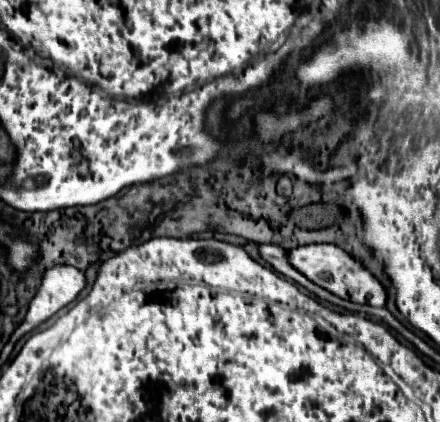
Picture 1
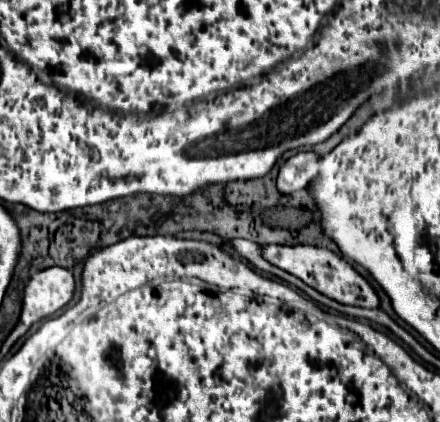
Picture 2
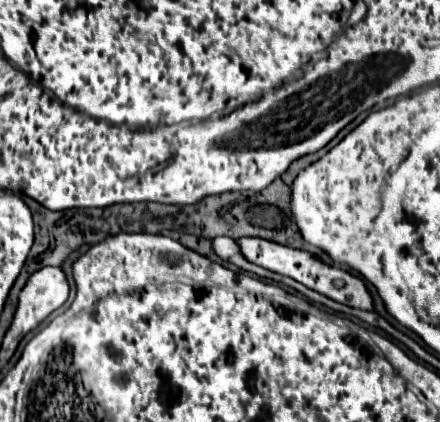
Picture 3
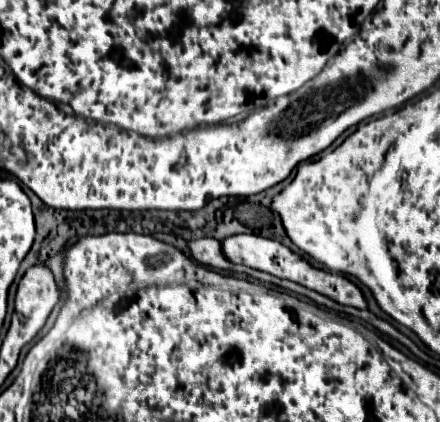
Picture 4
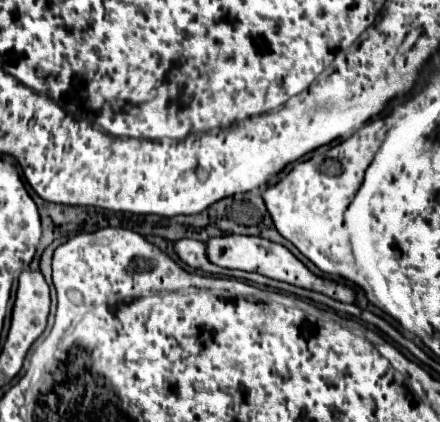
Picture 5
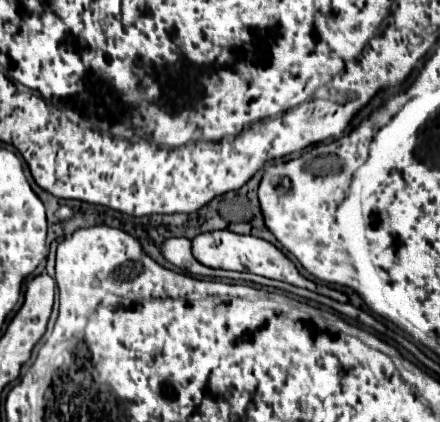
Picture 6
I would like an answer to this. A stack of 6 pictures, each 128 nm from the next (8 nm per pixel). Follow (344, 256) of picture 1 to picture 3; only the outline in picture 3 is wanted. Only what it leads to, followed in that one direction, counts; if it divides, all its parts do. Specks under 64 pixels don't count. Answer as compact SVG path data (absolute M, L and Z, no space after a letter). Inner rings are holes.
M240 238L238 244L240 244L246 260L250 260L250 262L254 262L258 266L264 266L264 268L268 268L272 272L278 272L278 274L284 274L284 276L290 276L296 282L304 284L306 288L316 290L316 292L340 302L340 304L360 308L360 310L374 310L372 296L370 296L370 292L366 290L364 282L358 276L352 276L350 272L346 272L346 270L342 270L338 266L324 264L322 260L318 260L316 256L312 256L306 250L294 250L290 246L280 246L276 242L260 240L260 238Z

